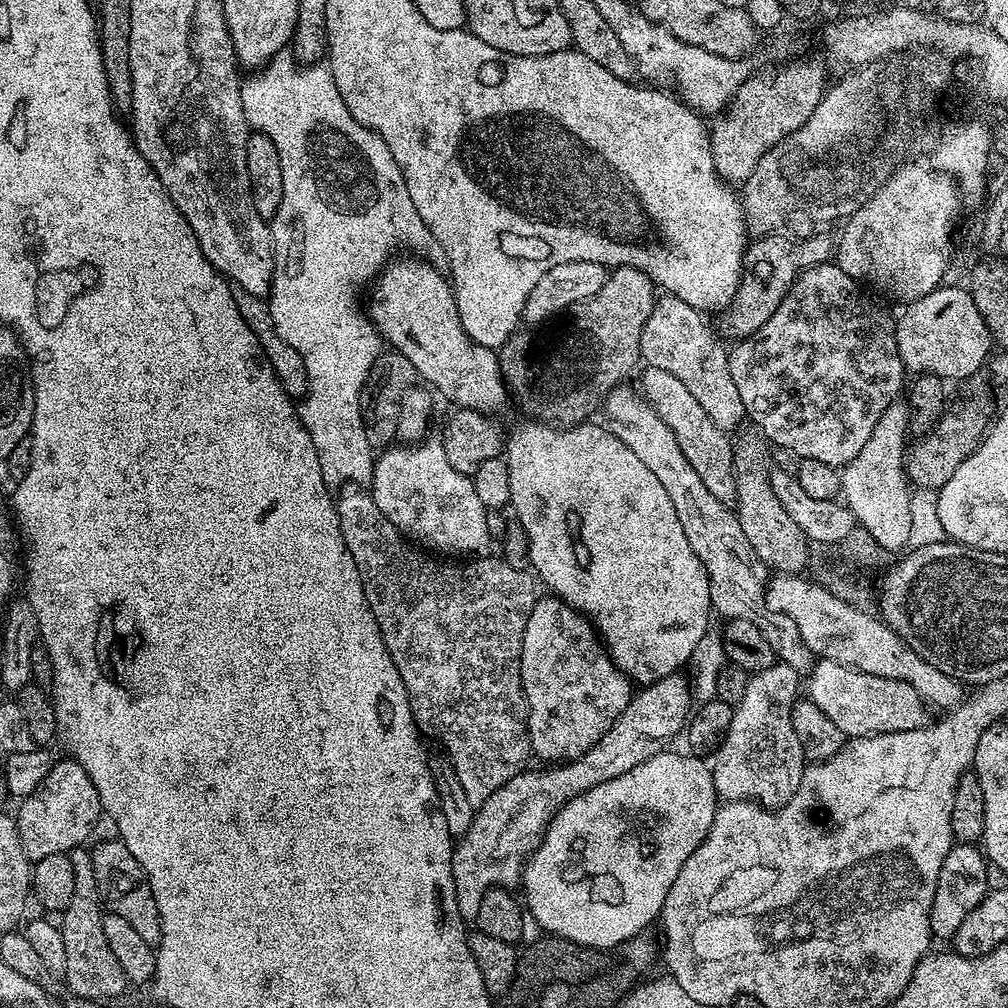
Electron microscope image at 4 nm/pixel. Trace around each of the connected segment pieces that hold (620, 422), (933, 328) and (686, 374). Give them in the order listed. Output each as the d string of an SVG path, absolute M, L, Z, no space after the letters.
M624 387L613 388L604 400L602 412L608 415L607 423L616 437L626 442L630 450L634 450L642 466L646 466L646 470L650 470L650 474L662 482L670 502L674 502L674 510L678 513L678 522L682 522L686 542L690 542L690 548L694 554L698 554L698 562L702 562L706 570L706 578L710 578L713 609L717 613L721 612L728 620L752 620L770 642L779 663L790 666L797 674L811 672L814 657L806 642L802 642L798 626L768 606L766 589L770 579L769 569L754 554L754 546L750 546L746 539L735 511L729 505L718 502L718 498L706 490L694 466L686 462L686 454L682 454L682 446L678 446L674 430L670 430L670 426L658 418L652 405L638 395L635 387Z
M948 287L935 288L930 294L905 303L904 313L895 317L896 345L905 369L912 374L940 376L945 382L964 380L983 364L985 367L994 348L990 330L978 314L969 289Z
M661 295L650 318L646 318L640 358L649 368L674 374L674 378L678 378L678 382L682 382L682 386L694 394L702 410L706 410L706 414L710 414L720 428L733 430L746 420L742 398L738 395L738 386L734 386L734 378L730 378L729 349L720 345L719 338L704 320L707 320L705 313L682 302L682 298Z

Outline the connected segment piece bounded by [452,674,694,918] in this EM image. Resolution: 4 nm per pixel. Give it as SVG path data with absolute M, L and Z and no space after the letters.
M673 674L643 685L610 730L579 760L540 766L544 768L537 772L521 770L486 798L483 807L492 808L492 820L488 816L473 815L470 830L455 841L452 849L454 890L458 894L458 910L465 918L478 914L486 890L512 890L515 884L517 887L521 883L529 855L565 802L610 778L618 778L618 774L626 774L626 770L634 770L634 766L665 751L666 744L660 740L668 740L679 732L681 735L694 704L689 677L682 675Z

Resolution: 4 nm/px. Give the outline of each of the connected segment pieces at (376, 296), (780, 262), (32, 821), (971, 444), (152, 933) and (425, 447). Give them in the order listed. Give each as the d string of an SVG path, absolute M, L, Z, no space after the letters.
M395 260L384 265L370 288L372 291L370 319L376 325L376 331L387 343L388 340L392 343L389 345L395 351L410 358L410 366L414 366L417 377L425 385L431 386L437 393L440 391L446 399L453 400L460 408L474 408L485 414L496 414L496 411L510 400L510 389L500 370L499 355L491 348L475 344L466 334L462 318L458 314L451 283L443 271L436 272L435 266L427 264L424 260Z
M773 234L753 239L744 249L744 269L740 272L740 285L734 294L732 303L723 309L724 328L733 336L733 341L745 340L750 334L754 334L764 325L766 318L778 310L778 302L790 290L792 283L799 277L800 273L807 268L831 261L834 256L834 240L828 234L817 234L803 238L793 238L788 234Z
M71 758L63 759L60 761L57 759L53 763L50 774L46 774L42 786L38 786L38 790L34 790L34 794L23 797L19 801L20 809L14 812L14 819L20 830L24 853L32 862L46 858L46 854L69 853L73 848L87 845L89 843L87 841L88 835L91 834L96 819L102 816L98 790L94 786L90 774L82 768L78 761Z
M976 398L964 401L957 410L947 409L929 433L909 447L905 455L908 480L919 489L938 490L980 444L990 426L991 416L989 406Z
M111 838L104 840L97 848L91 849L92 861L94 862L94 874L100 887L100 894L107 911L114 914L122 914L134 930L138 930L138 935L150 945L157 945L160 942L160 915L158 906L154 902L154 894L150 890L150 882L138 866L138 858L126 850L123 840Z
M424 438L419 442L404 442L401 443L401 448L389 446L375 457L370 494L378 510L382 510L382 514L386 514L386 518L390 518L392 525L399 528L401 533L406 534L409 541L415 542L429 553L443 554L448 558L491 557L494 537L490 534L489 527L486 526L488 509L482 506L482 501L474 490L471 475L454 470L454 466L450 466L450 458L446 458L446 446L443 439L428 439Z

